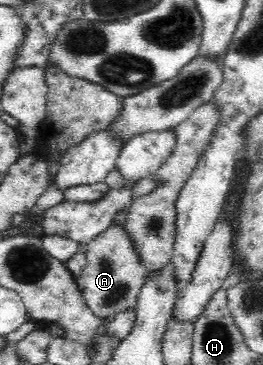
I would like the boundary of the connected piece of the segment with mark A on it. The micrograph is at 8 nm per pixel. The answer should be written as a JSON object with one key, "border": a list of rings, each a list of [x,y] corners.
{"border":[[[110,225],[86,246],[87,264],[75,280],[92,315],[106,320],[124,309],[135,308],[140,291],[144,287],[145,275],[141,261],[131,247],[125,226]]]}

